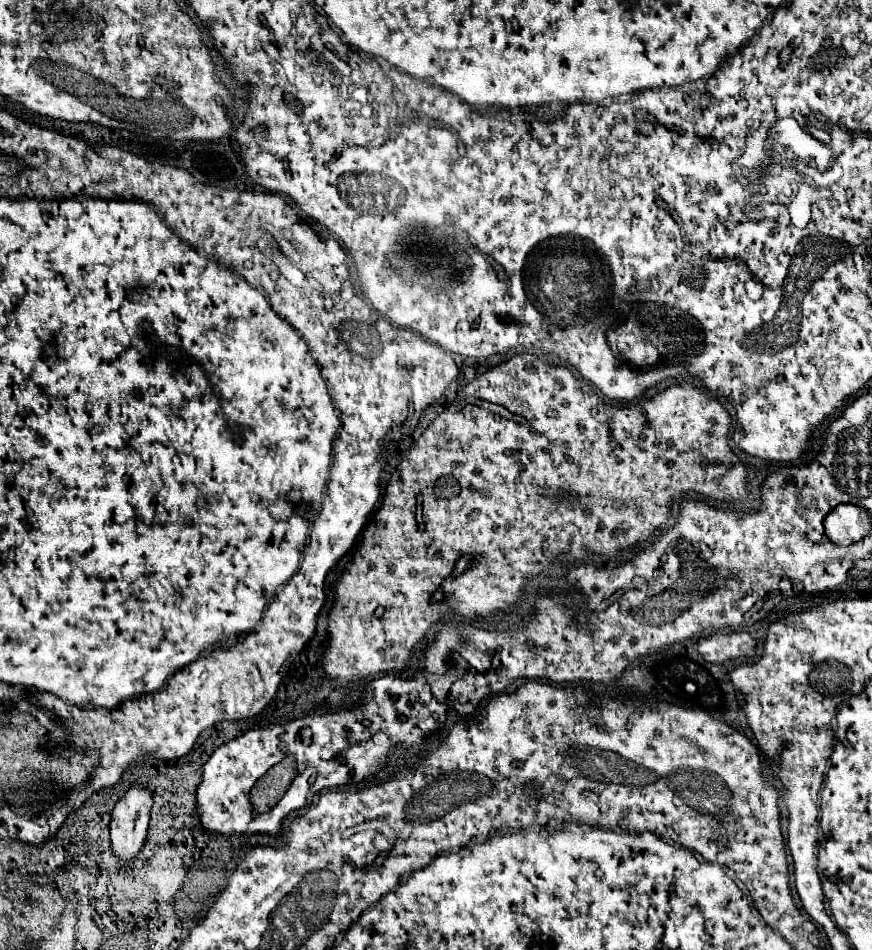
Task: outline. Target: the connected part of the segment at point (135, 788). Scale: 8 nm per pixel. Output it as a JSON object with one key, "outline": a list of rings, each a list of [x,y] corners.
{"outline":[[[133,783],[127,793],[115,803],[109,829],[113,851],[119,859],[129,861],[141,851],[147,839],[151,805],[153,795],[143,783]]]}

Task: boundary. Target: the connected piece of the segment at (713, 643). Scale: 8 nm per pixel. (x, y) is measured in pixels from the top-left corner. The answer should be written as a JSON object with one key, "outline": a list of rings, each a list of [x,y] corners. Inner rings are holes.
{"outline":[[[713,633],[697,641],[697,651],[709,663],[723,663],[727,659],[751,657],[755,639],[749,633]]]}

